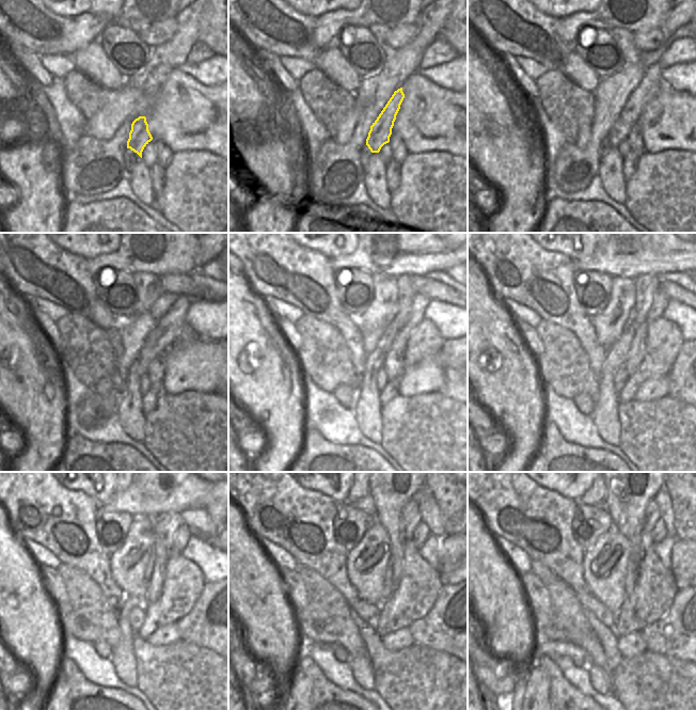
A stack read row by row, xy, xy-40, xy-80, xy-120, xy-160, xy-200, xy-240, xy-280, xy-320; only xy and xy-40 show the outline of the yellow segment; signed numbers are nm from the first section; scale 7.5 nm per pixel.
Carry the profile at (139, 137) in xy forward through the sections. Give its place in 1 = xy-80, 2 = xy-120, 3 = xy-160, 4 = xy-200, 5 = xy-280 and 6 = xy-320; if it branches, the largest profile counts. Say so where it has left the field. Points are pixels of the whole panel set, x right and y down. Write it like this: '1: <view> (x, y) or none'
1: xy-80 (650, 84)
2: xy-120 (168, 328)
3: xy-160 (415, 314)
4: xy-200 (660, 299)
5: xy-280 (421, 533)
6: xy-320 (659, 533)

